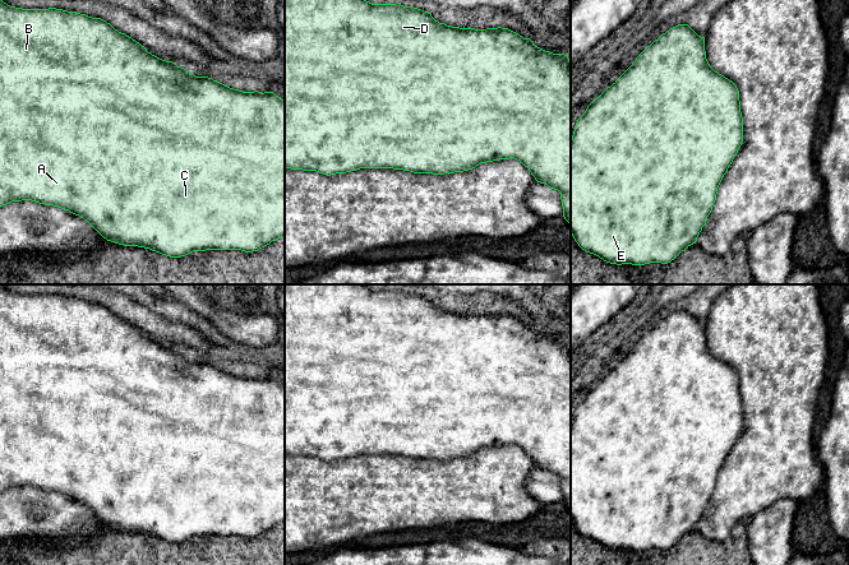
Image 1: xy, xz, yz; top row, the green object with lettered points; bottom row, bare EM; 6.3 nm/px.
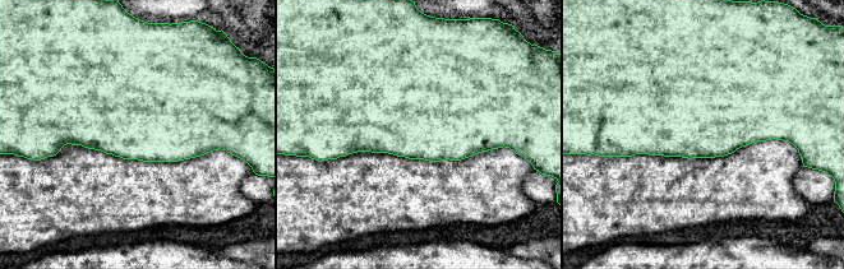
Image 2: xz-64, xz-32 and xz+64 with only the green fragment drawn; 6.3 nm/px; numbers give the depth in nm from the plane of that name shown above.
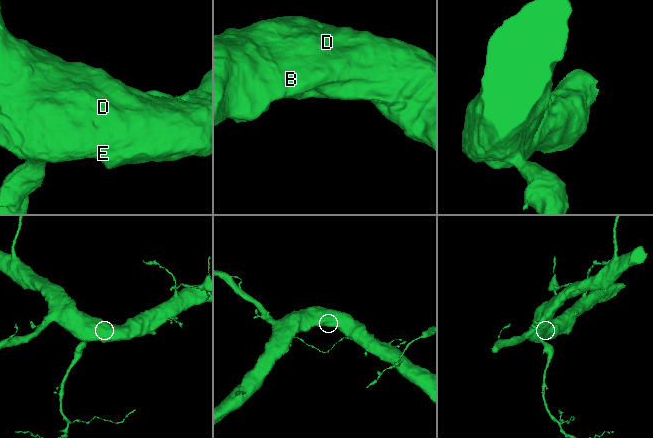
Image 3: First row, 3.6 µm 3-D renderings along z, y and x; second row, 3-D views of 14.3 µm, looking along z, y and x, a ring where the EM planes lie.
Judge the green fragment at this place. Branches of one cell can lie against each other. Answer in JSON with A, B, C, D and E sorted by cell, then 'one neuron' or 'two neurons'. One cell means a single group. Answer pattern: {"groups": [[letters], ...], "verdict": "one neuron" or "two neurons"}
{"groups": [["A", "B", "C", "D", "E"]], "verdict": "one neuron"}

